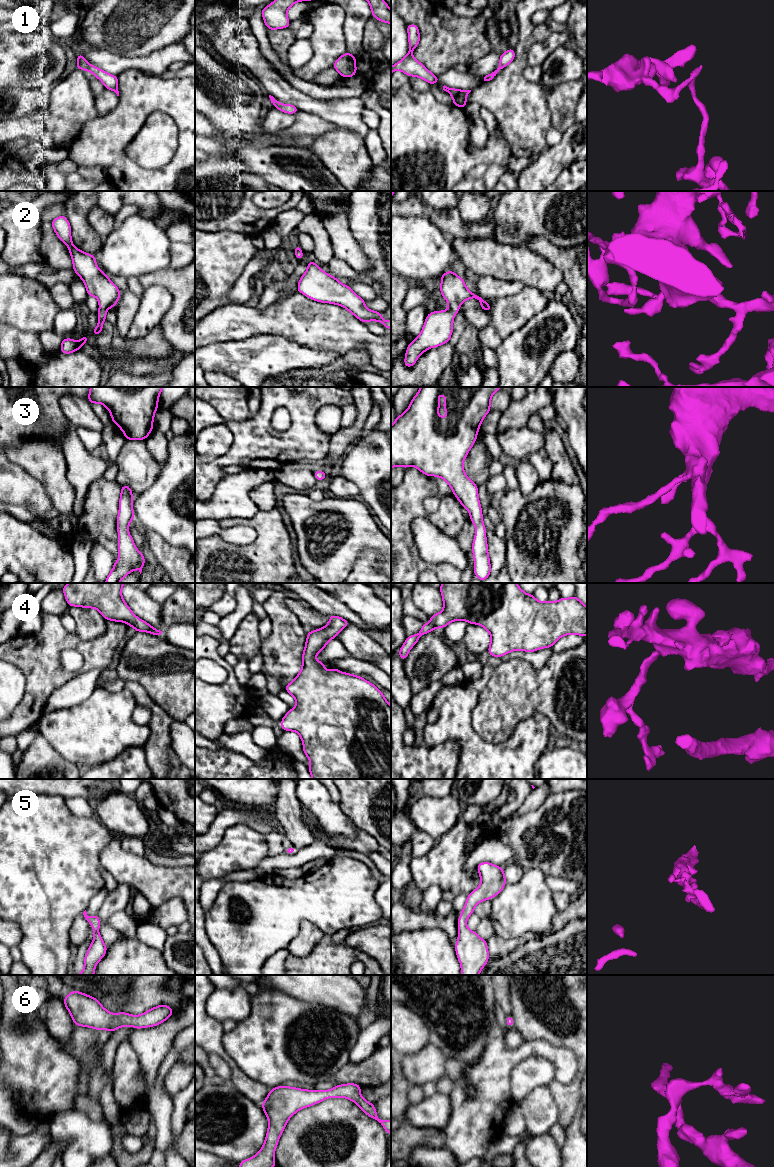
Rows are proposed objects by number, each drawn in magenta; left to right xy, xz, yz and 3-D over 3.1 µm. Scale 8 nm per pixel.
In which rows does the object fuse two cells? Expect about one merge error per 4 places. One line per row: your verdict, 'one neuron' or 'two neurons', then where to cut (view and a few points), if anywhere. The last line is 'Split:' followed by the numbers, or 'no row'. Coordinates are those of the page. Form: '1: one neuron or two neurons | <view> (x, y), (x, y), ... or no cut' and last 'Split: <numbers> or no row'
1: two neurons | xy (77, 64), (82, 68)
2: one neuron | no cut
3: one neuron | no cut
4: one neuron | no cut
5: one neuron | no cut
6: one neuron | no cut
Split: 1

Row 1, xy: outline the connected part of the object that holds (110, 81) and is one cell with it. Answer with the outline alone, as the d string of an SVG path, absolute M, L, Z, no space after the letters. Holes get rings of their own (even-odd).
M77 53L77 62L78 65L85 71L91 72L94 76L96 76L105 86L105 88L114 91L117 96L119 96L118 91L118 77L112 74L109 74L102 69L89 64L84 58L83 54Z

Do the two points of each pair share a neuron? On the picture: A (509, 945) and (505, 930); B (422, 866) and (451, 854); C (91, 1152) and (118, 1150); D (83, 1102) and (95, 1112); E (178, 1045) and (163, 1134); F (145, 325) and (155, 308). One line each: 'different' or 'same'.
A: different
B: same
C: different
D: same
E: same
F: same

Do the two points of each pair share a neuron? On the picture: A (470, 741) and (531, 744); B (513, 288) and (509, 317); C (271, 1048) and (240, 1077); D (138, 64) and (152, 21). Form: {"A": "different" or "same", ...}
{"A": "same", "B": "different", "C": "different", "D": "different"}

